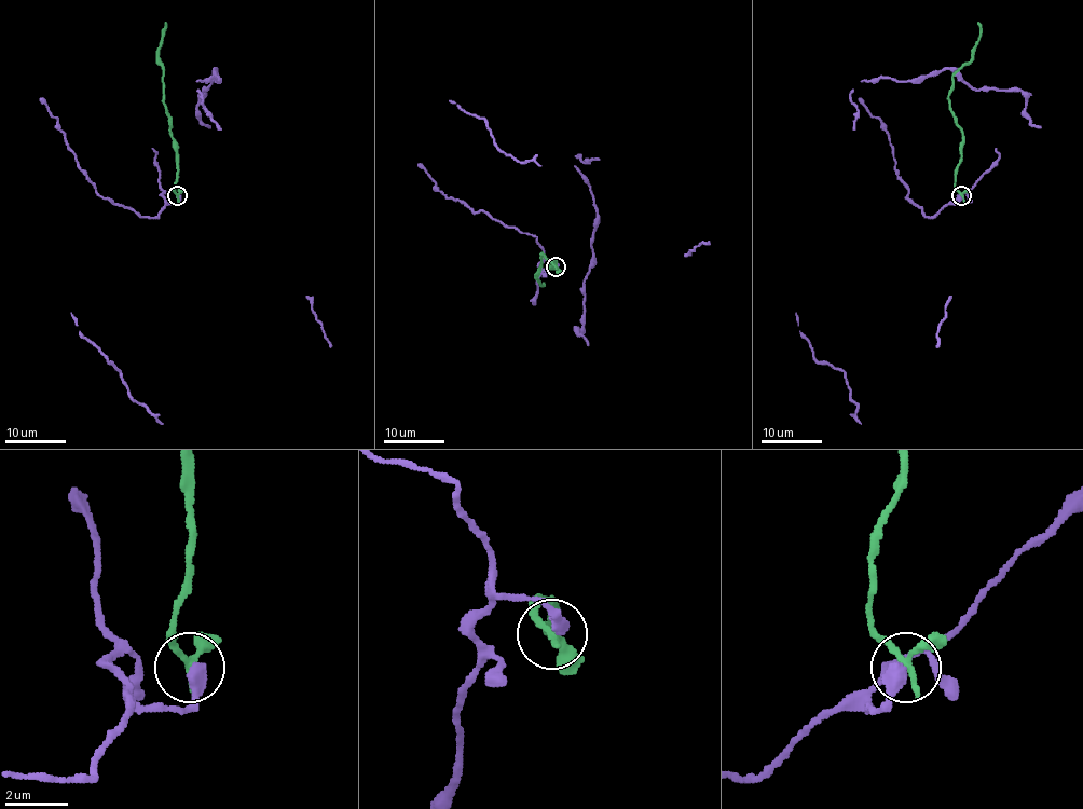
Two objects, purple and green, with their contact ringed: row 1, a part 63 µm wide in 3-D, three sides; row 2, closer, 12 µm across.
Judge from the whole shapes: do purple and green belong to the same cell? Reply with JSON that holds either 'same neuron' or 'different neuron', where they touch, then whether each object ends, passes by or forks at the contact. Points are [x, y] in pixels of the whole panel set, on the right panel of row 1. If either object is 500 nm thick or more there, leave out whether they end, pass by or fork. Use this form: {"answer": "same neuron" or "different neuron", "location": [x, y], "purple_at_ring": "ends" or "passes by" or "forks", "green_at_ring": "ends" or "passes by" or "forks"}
{"answer": "different neuron", "location": [961, 195], "purple_at_ring": "ends", "green_at_ring": "passes by"}

